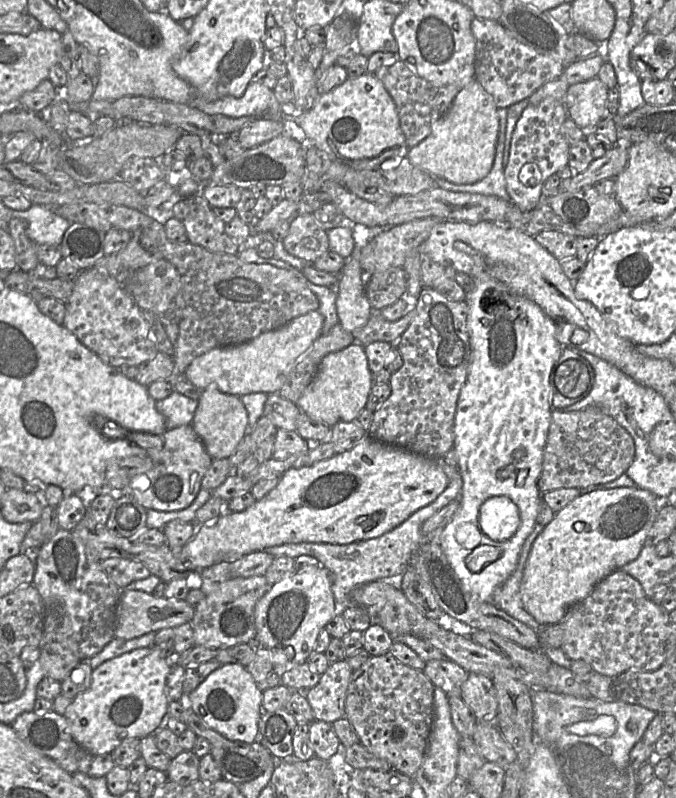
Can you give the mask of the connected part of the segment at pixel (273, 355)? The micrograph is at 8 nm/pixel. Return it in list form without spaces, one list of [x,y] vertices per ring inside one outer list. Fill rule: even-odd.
[[[315,310],[244,343],[213,348],[196,357],[184,376],[202,390],[217,387],[222,393],[238,397],[256,392],[278,393],[296,362],[322,334],[323,323],[323,315]]]

